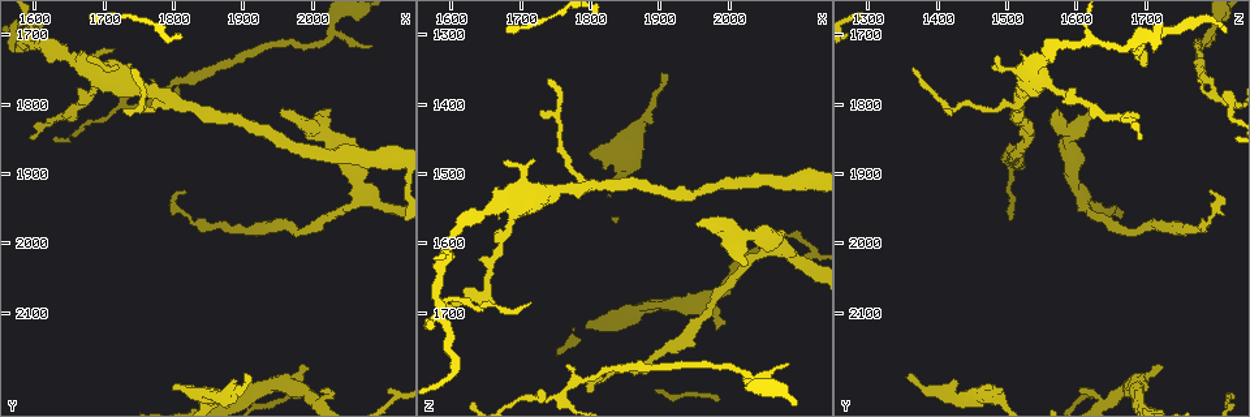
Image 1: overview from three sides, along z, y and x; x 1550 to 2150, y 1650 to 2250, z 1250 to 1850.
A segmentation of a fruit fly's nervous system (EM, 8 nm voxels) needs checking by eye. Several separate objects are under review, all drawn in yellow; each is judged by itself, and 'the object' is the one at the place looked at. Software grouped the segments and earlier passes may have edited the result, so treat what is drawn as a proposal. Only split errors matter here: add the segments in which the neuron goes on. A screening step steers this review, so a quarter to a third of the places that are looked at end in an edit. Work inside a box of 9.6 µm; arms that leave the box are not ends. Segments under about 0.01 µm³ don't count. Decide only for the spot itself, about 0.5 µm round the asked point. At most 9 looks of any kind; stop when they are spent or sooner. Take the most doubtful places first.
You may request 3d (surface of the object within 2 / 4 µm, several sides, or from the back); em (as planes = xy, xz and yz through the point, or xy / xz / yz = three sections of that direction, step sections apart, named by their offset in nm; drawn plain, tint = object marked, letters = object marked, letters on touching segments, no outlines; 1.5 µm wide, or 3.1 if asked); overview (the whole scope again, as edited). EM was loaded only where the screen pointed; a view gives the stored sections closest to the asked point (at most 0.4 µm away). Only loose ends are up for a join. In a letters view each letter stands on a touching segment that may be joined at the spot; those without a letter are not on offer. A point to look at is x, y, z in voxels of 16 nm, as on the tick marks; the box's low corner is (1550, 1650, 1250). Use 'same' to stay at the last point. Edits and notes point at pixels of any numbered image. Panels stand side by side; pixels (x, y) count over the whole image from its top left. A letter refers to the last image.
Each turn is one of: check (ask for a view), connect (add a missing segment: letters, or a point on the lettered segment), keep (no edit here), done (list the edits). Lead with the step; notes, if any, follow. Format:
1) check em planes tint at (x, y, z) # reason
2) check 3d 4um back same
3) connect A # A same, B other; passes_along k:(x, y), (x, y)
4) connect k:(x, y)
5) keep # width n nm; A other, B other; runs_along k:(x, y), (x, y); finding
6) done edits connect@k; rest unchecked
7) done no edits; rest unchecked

check em yz step 8 letters at (1915, 2190, 1355)

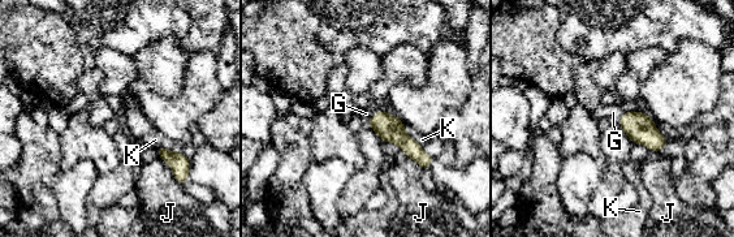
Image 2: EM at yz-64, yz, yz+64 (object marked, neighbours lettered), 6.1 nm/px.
check em planes letters same # cut it another way

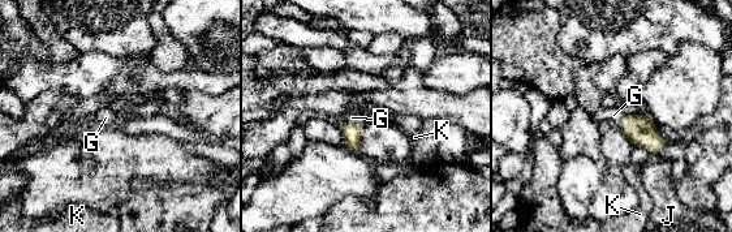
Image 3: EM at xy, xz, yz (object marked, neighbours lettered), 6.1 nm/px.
connect G # G same, J other, K other; passes_along 3:(352, 137), (354, 127), (352, 117); it goes on there

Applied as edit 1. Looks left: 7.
check overview

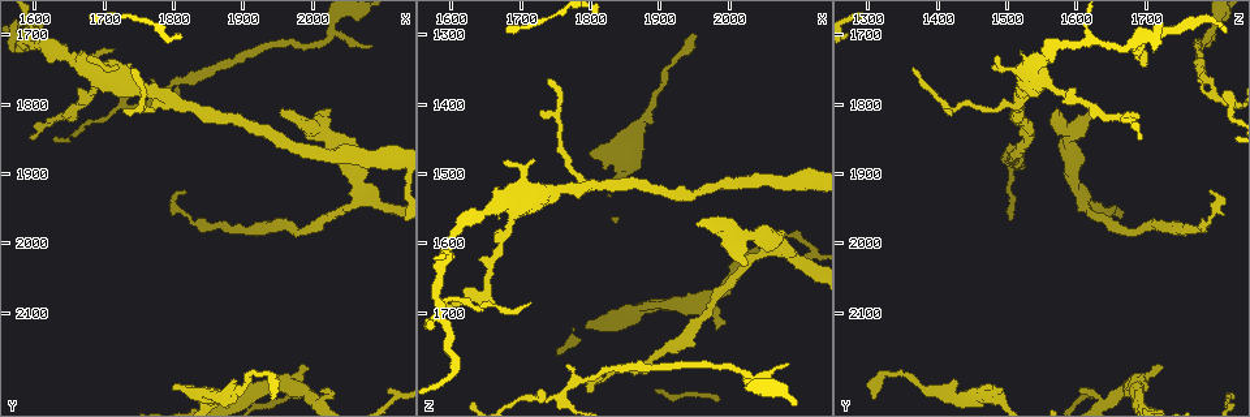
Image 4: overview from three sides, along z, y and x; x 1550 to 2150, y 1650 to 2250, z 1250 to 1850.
check 3d 2um back at (1985, 2175, 1720) # thick end

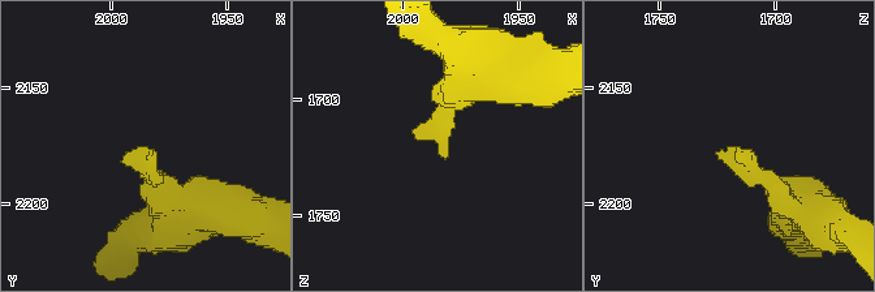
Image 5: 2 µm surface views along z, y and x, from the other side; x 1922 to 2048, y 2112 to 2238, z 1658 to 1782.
check em planes letters at (1980, 2175, 1722) # shape alone is not enough

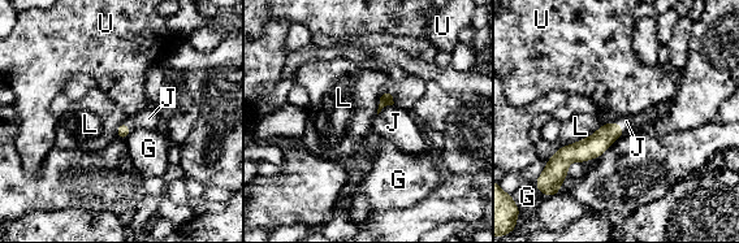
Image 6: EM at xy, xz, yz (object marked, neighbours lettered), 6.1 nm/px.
connect J # G other, J same, L other, U other; passes_along 6:(387, 99), (384, 105), (393, 122); it goes on there

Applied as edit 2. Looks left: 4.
check 3d 2um at (2025, 1815, 1635) # free end

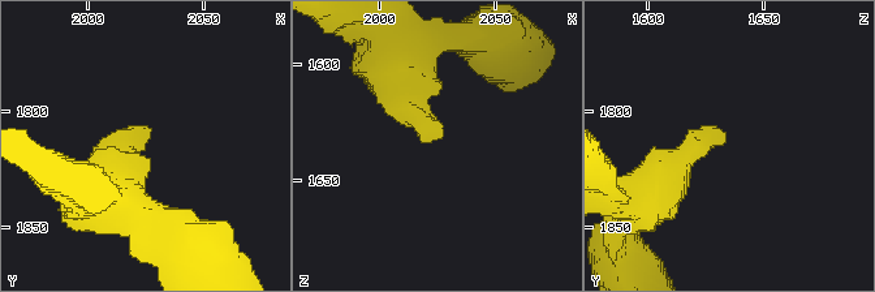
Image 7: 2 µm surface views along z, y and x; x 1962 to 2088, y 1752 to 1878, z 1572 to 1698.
check em planes plain at (2022, 1814, 1632)

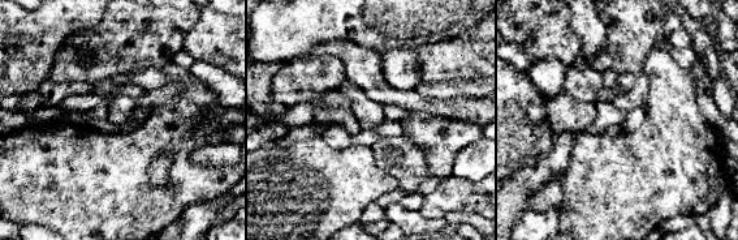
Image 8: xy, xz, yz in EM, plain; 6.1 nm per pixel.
check em planes letters same # see the neighbours

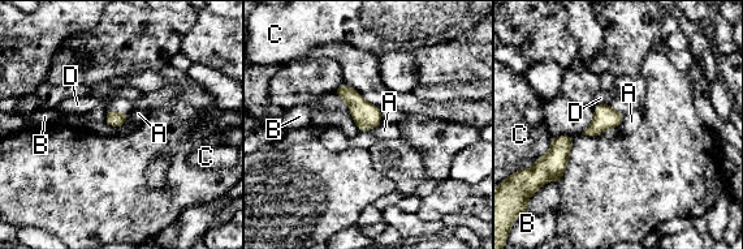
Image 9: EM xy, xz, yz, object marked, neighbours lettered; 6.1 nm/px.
keep # A other, B other, C other, D other; none of them fits

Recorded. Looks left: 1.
done edits connect@3, connect@6; rest unchecked

